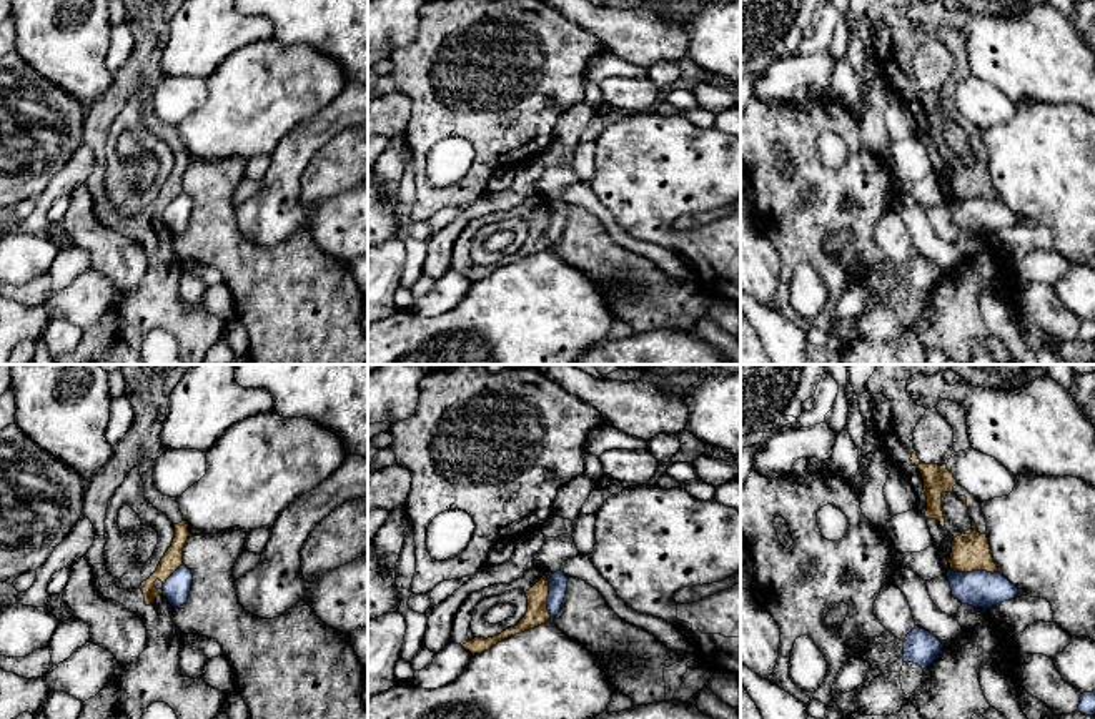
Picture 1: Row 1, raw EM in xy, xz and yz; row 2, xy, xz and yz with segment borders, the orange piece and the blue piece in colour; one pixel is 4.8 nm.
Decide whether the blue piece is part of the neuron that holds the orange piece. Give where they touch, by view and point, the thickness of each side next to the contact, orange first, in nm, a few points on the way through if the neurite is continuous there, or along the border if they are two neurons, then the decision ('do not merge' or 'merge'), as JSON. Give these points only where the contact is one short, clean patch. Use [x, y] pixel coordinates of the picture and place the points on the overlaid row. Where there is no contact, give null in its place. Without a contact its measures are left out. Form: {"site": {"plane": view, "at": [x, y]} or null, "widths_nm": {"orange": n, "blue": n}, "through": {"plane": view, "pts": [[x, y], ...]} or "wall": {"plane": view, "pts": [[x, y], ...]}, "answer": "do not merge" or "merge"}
{"site": {"plane": "xz", "at": [546, 598]}, "widths_nm": {"orange": 100, "blue": 100}, "wall": {"plane": "xz", "pts": [[545, 575], [548, 581], [549, 621]]}, "answer": "do not merge"}

